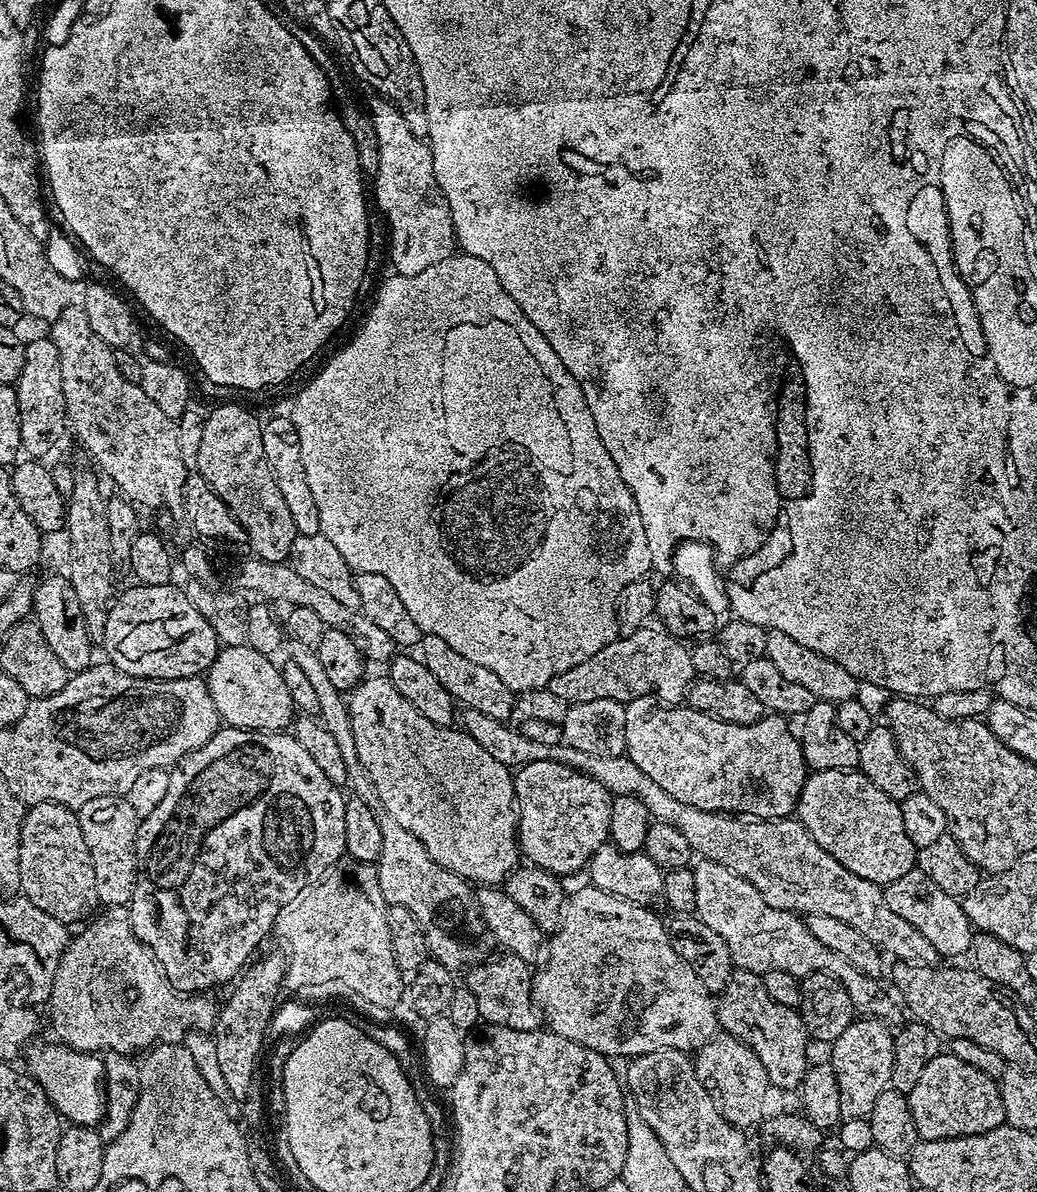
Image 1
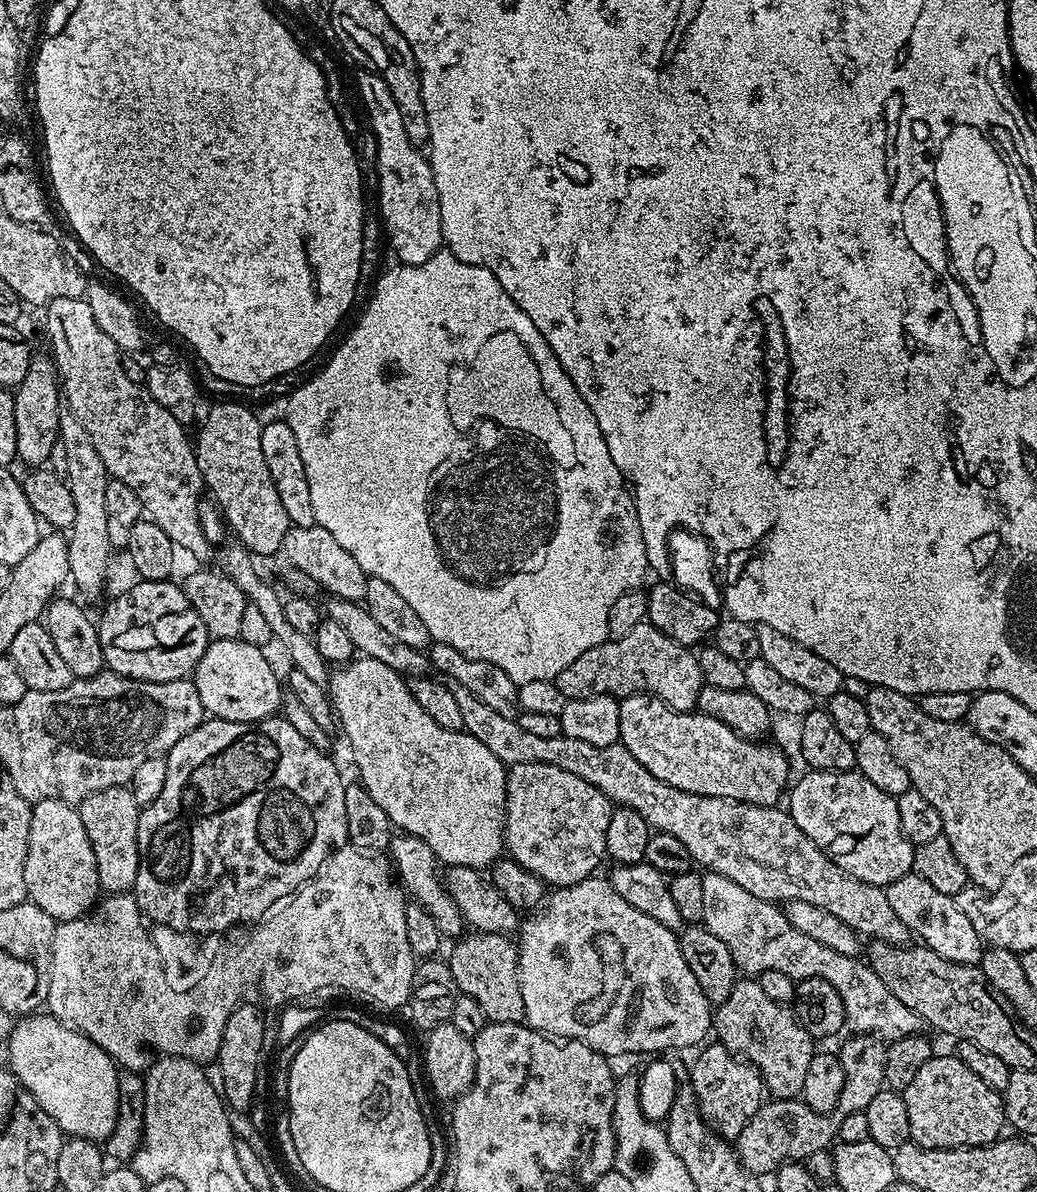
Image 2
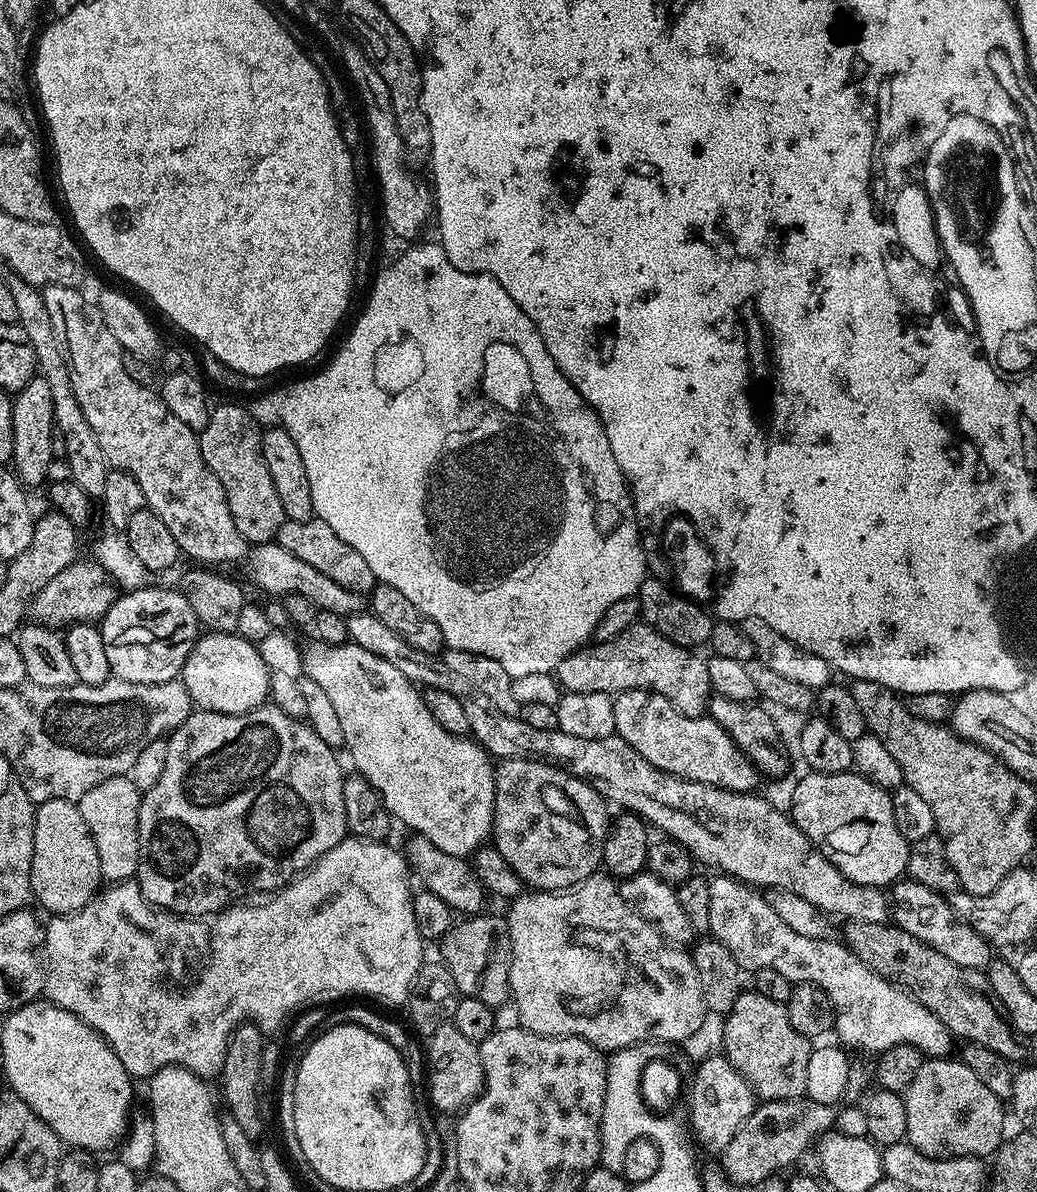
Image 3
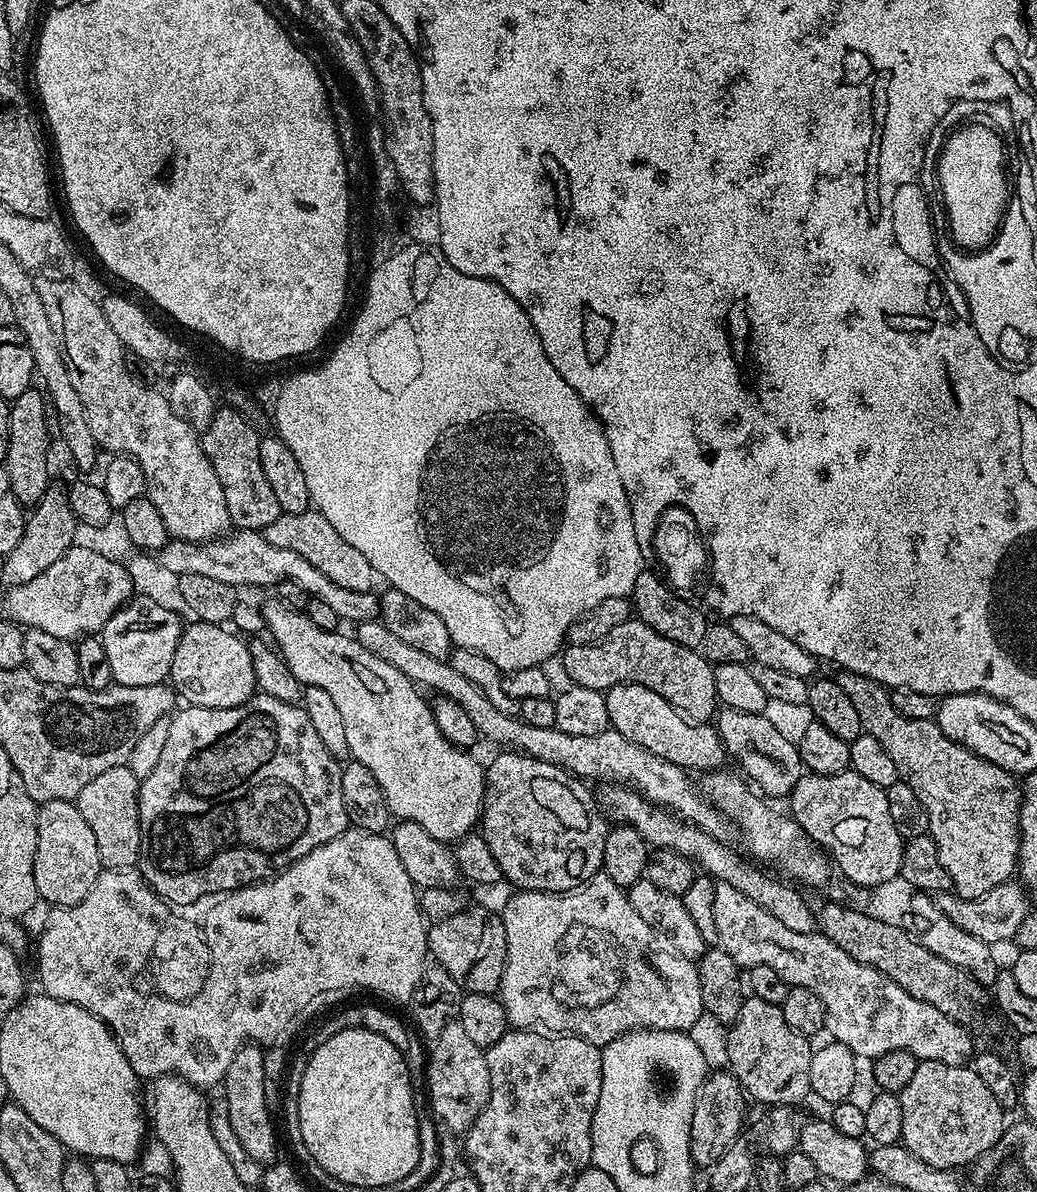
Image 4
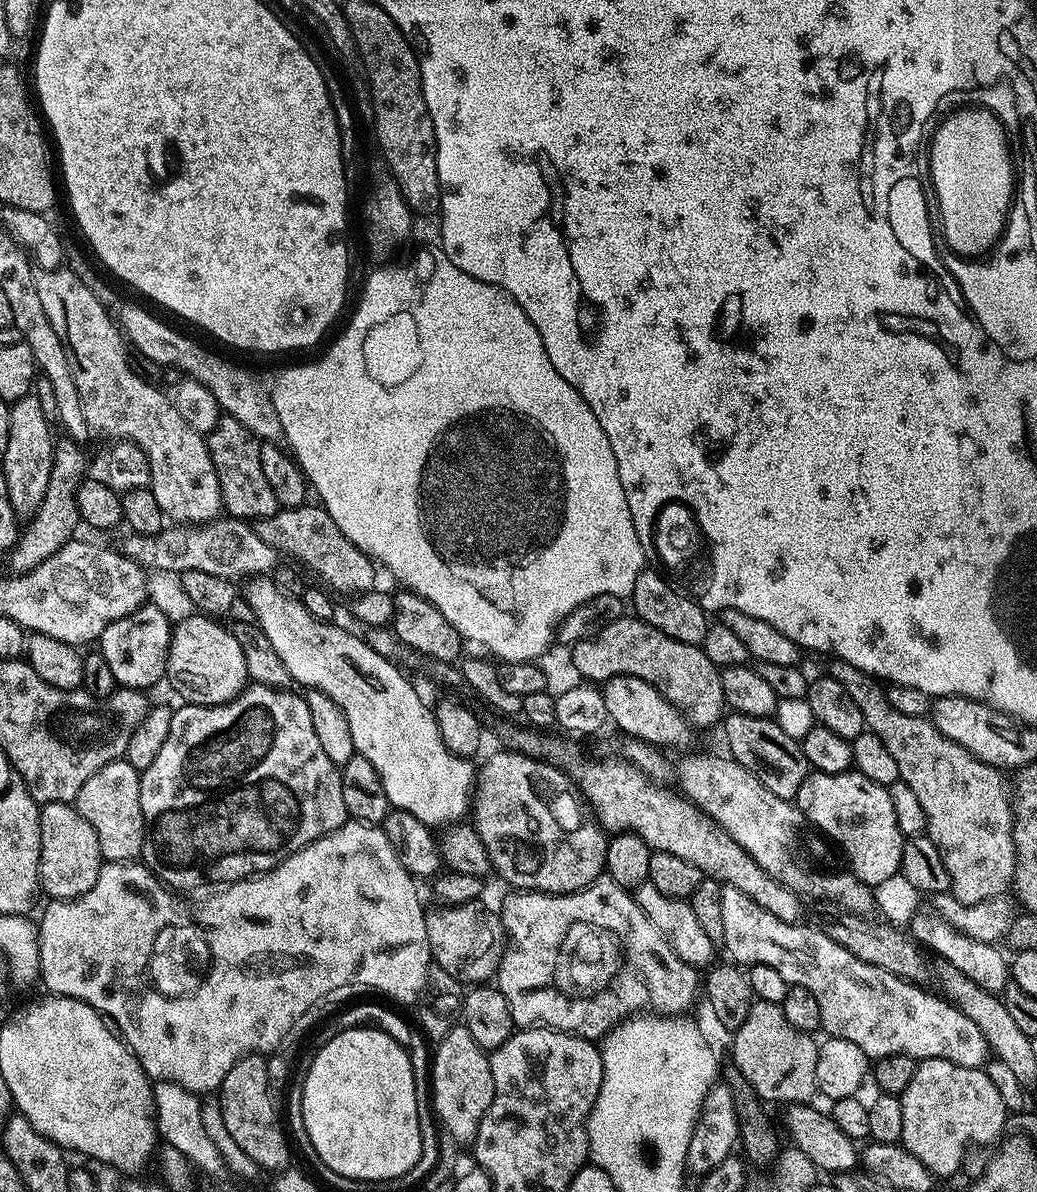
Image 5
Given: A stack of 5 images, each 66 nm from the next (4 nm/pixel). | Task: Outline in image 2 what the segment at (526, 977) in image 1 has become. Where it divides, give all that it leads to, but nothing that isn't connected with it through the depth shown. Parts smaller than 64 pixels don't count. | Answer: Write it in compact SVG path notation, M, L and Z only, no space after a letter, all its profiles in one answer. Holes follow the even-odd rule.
M477 930L469 931L461 935L455 941L452 948L452 957L447 957L450 966L450 974L454 974L457 993L461 996L474 998L478 1006L482 1006L482 1014L485 1021L493 1024L518 1024L524 1020L524 1007L522 1006L522 990L518 982L518 966L520 965L520 953L517 945L512 944L511 939L502 933L486 933Z

